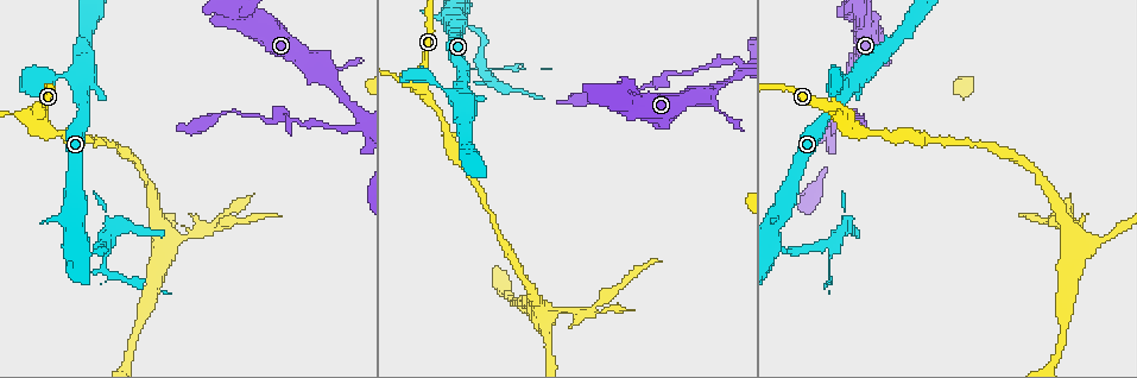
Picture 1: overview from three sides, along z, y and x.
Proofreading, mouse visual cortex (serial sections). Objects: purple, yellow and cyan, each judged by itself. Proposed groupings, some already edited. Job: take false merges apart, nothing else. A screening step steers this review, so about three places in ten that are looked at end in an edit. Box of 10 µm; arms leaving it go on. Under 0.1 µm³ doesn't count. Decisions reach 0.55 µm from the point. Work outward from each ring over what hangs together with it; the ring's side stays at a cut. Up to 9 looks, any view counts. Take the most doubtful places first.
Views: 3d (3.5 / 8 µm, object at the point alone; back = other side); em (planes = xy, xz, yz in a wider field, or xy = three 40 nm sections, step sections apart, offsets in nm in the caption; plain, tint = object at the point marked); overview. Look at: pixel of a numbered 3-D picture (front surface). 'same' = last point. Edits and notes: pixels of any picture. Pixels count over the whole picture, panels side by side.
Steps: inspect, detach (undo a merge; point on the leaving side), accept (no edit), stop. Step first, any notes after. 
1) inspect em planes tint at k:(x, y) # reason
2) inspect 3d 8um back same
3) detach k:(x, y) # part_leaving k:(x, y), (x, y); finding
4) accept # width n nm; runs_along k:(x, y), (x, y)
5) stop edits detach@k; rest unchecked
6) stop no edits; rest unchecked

inspect 3d 3.5um at 1:(786, 251) # sharp bend

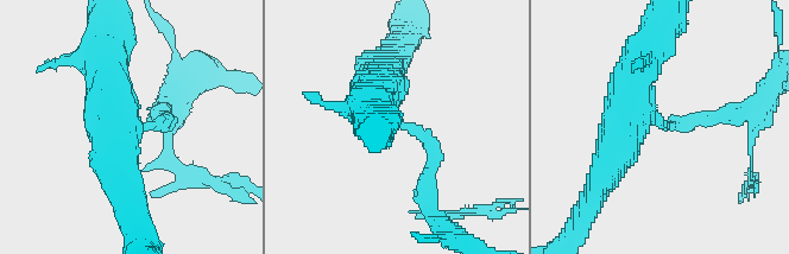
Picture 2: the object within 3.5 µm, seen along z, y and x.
inspect em xy step 5 tint at 2:(663, 123) # arm_widths 200, 500 nm

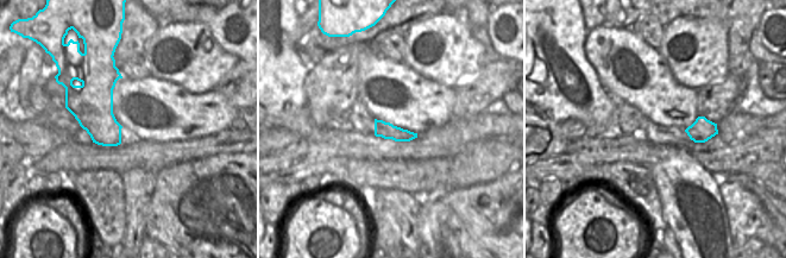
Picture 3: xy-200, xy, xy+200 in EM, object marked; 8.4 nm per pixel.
inspect em xy step 1 tint same

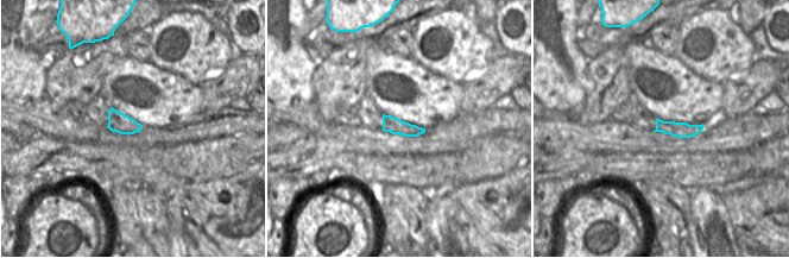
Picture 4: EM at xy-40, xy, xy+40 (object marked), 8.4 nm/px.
detach 2:(162, 119) # width 140 nm; part_leaving 2:(657, 121), (742, 114), (745, 107); a second cell is stuck on

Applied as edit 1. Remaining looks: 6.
inspect overview

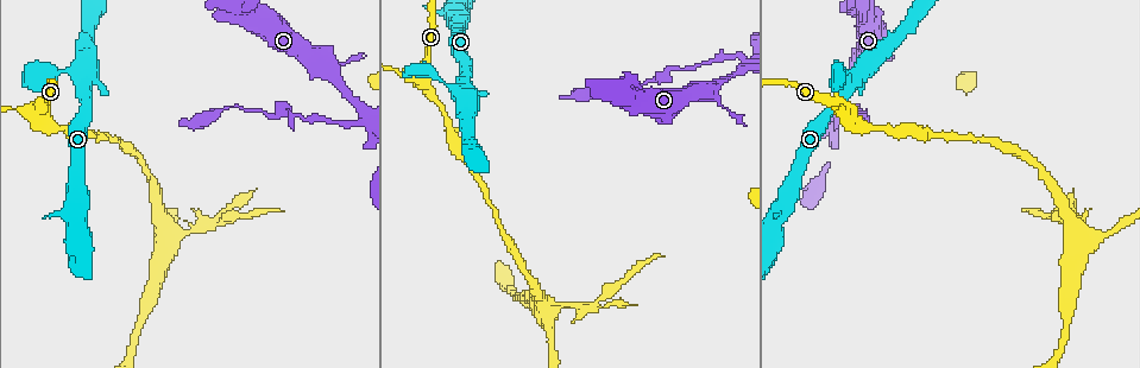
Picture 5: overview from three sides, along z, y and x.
inspect 3d 3.5um at 5:(736, 54) # four arms meet

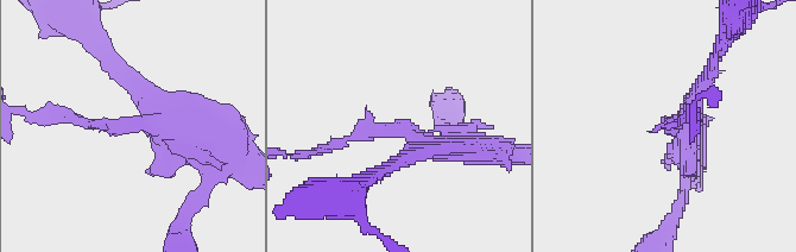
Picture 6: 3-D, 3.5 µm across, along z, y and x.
inspect em xy step 5 tint at 6:(667, 126) # arms 4; arm_widths 100, 200, 250, 250 nm

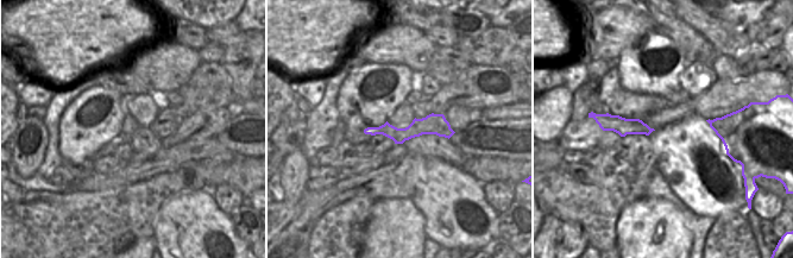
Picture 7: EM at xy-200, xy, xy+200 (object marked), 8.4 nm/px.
detach 6:(98, 125) # a second cell is stuck on

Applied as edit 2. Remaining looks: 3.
inspect 3d 3.5um at 5:(557, 308) # abrupt turn

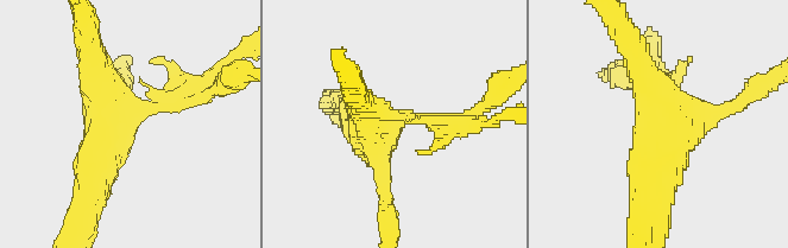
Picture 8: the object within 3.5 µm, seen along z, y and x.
inspect em xy step 5 tint at 8:(655, 109) # arms 4; arm_widths 150, 200, 350, 450 nm; shape alone is not enough

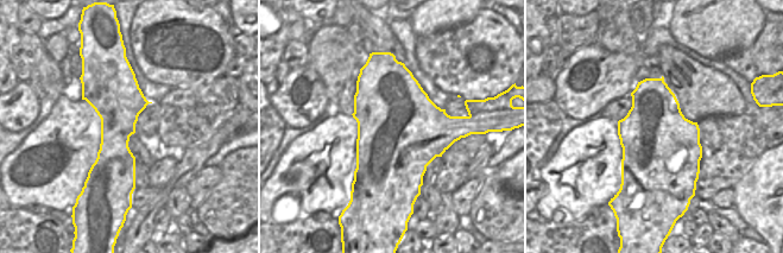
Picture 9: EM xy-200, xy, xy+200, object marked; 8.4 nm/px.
inspect em xy step 2 tint same

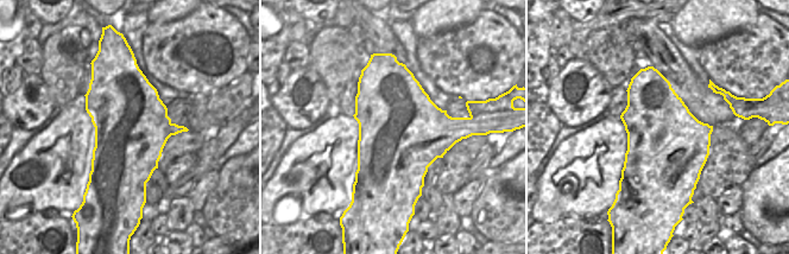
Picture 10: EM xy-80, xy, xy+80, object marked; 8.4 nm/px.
accept # runs_along 8:(630, 42), (661, 107), (655, 188); continuous, no second cell

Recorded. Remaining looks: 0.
stop edits detach@2, detach@6; rest unchecked

